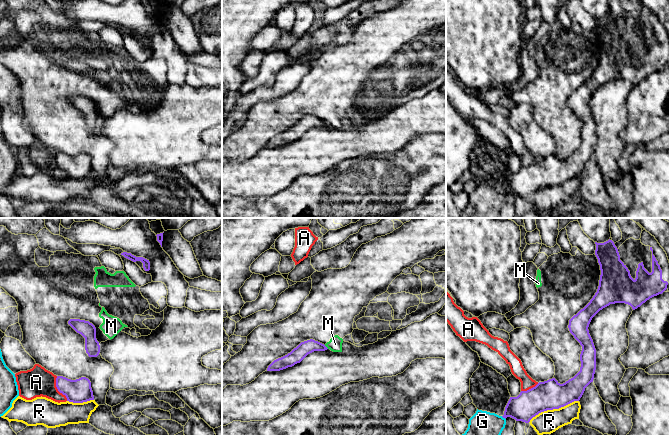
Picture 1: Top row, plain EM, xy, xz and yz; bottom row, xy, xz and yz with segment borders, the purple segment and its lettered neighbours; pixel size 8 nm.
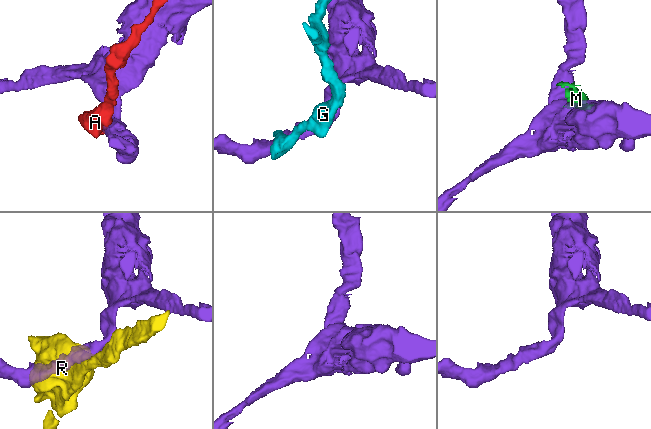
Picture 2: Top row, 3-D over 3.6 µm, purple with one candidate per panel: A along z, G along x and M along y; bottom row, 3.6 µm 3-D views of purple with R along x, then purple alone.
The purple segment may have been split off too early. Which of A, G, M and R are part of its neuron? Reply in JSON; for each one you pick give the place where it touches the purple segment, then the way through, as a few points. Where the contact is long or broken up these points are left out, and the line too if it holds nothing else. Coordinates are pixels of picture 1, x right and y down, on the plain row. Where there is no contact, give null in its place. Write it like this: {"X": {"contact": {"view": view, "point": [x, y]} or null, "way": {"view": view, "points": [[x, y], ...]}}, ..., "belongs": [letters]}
{"belongs": []}

